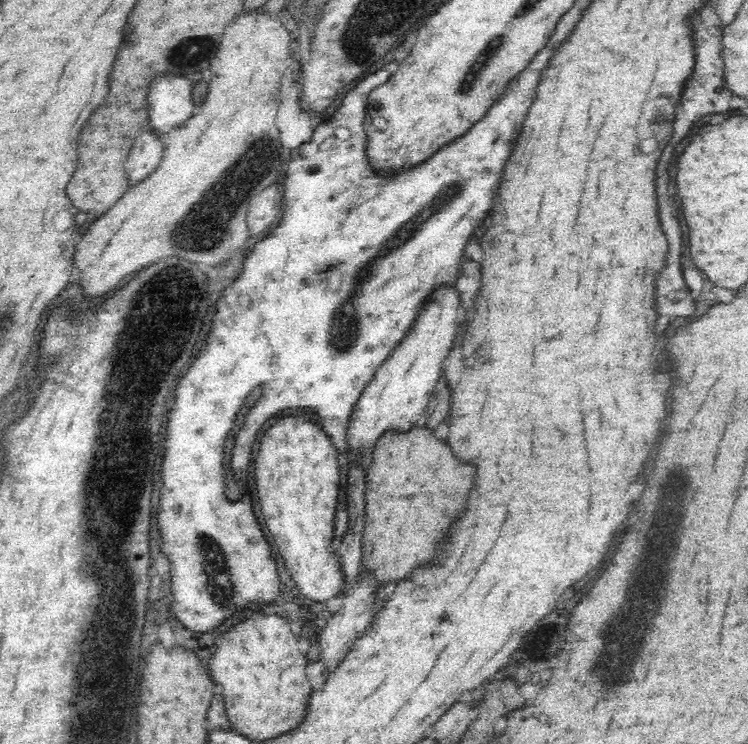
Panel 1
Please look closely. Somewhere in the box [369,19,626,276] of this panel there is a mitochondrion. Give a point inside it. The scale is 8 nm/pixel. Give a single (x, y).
(465, 85)

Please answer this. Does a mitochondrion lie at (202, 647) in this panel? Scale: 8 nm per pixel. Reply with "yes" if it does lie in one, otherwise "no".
no

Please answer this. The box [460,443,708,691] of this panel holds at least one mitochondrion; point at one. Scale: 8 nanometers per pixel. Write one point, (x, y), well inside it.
(652, 566)

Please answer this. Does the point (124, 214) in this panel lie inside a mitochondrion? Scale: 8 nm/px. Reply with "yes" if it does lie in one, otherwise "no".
no

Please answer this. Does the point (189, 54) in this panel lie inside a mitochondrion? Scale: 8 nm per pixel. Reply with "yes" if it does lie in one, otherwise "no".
yes

